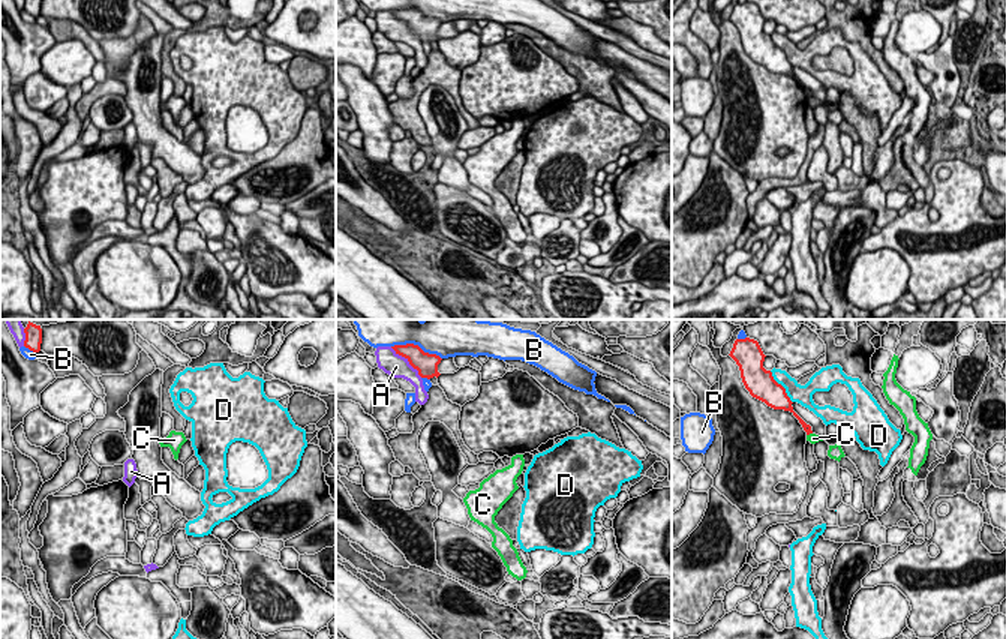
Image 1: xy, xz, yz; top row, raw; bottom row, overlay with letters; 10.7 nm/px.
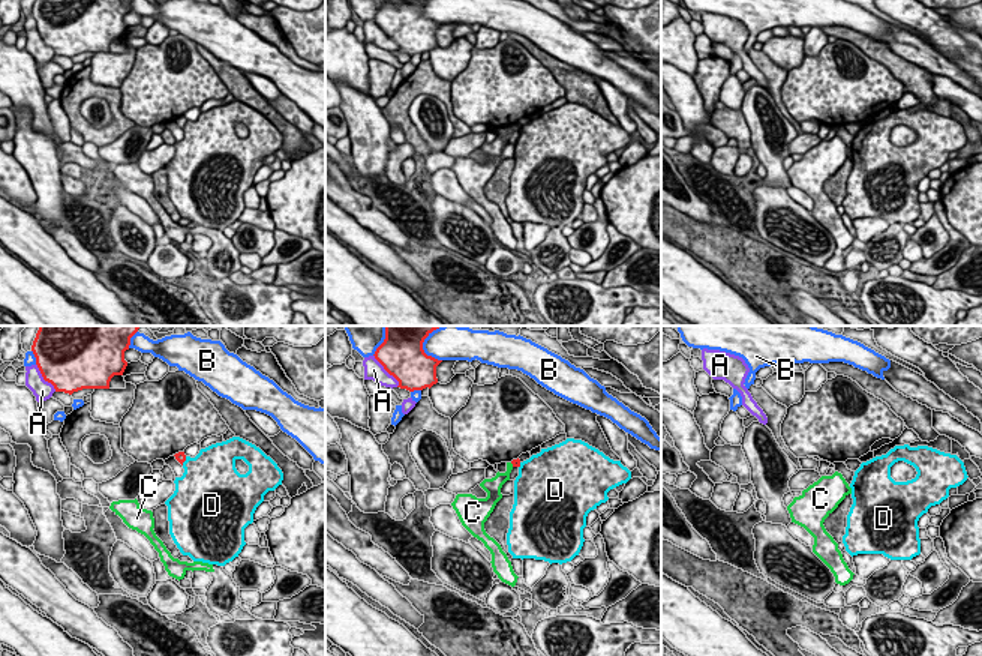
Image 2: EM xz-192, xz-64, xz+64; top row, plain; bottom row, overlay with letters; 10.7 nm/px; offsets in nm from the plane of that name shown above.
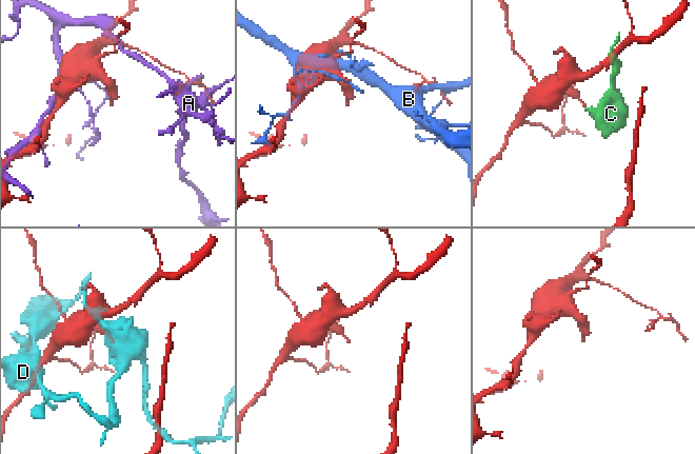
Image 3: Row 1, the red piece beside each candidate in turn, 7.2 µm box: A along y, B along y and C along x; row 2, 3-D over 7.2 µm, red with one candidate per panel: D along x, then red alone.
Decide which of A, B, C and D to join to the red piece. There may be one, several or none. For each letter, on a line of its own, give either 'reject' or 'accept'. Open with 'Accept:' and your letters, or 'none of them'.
Accept: none of them
A: reject
B: reject
C: reject
D: reject

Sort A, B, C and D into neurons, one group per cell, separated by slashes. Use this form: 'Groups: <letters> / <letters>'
Groups: A / B / C / D

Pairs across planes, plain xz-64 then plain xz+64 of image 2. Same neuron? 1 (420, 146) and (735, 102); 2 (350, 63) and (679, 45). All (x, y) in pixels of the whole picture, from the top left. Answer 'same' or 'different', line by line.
1: different
2: same

